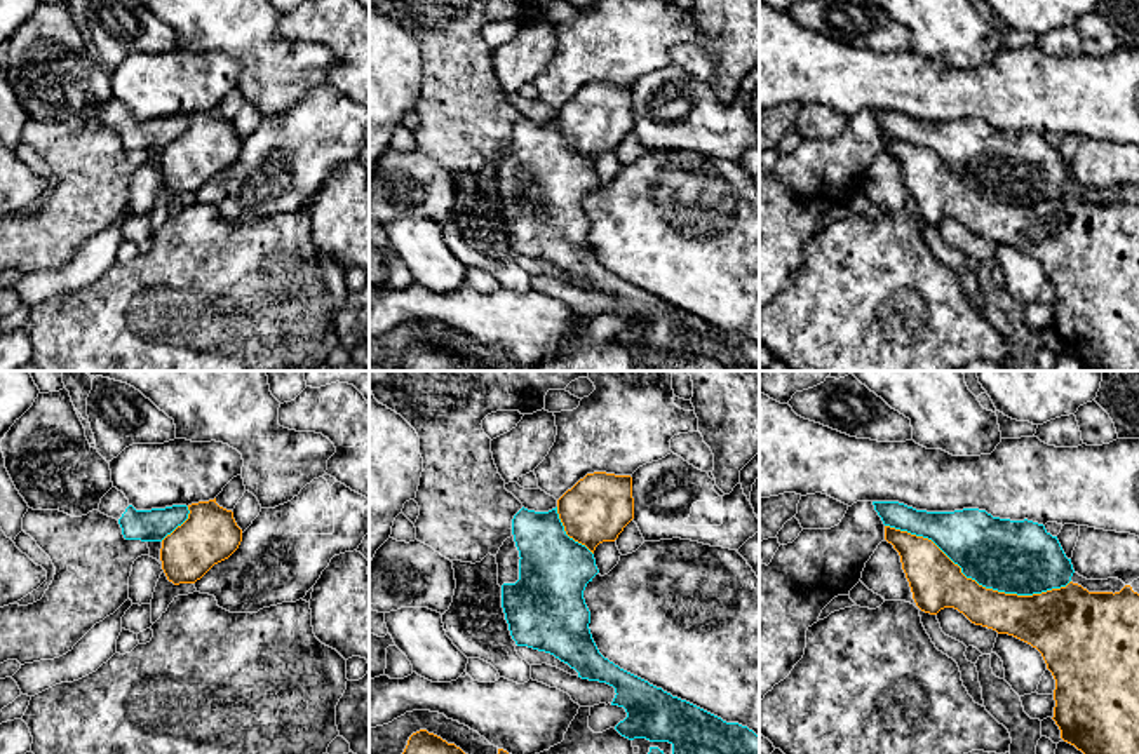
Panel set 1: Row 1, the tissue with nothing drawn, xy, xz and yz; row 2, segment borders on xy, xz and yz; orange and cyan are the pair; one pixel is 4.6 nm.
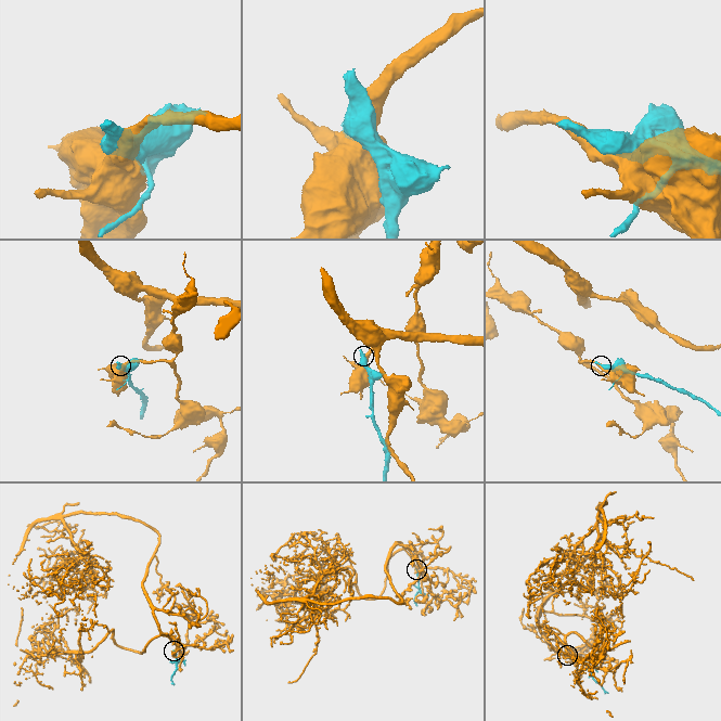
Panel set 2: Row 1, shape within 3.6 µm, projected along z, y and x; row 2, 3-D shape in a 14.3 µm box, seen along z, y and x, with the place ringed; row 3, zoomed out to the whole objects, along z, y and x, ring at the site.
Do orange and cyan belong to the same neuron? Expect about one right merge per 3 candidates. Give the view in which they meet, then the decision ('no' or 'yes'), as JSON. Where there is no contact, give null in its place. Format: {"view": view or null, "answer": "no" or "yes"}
{"view": "yz", "answer": "no"}

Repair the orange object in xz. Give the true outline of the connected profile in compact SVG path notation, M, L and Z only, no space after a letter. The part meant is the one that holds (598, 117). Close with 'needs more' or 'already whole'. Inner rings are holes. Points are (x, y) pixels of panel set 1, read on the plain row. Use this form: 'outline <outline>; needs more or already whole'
outline M606 82L587 84L557 110L557 124L564 141L592 164L603 151L615 151L634 129L632 87Z; already whole

